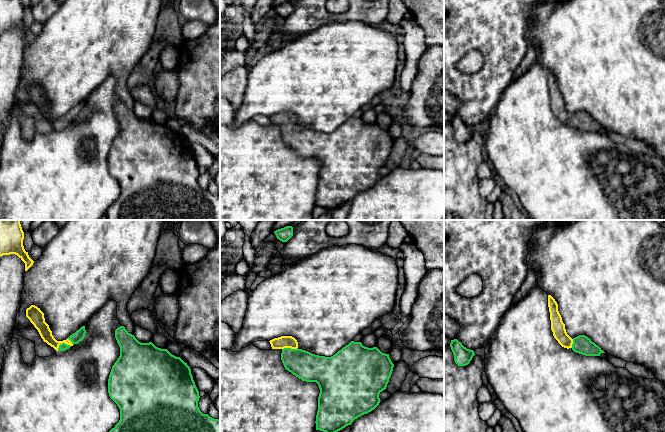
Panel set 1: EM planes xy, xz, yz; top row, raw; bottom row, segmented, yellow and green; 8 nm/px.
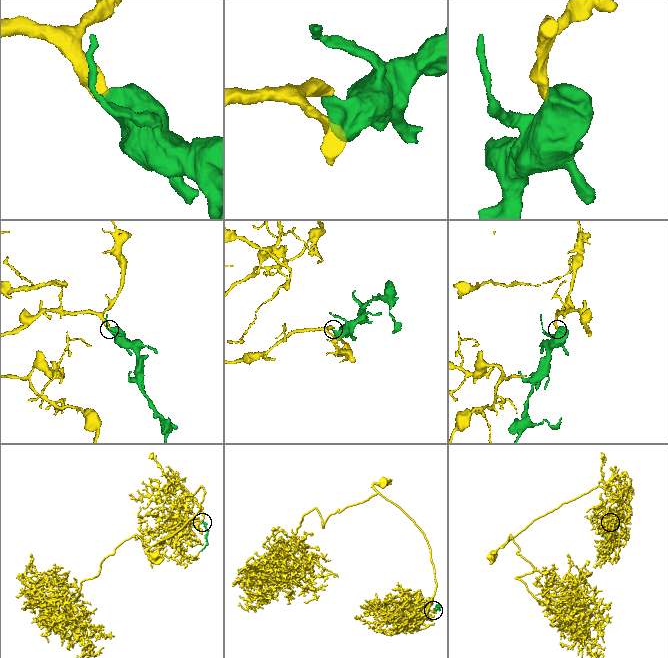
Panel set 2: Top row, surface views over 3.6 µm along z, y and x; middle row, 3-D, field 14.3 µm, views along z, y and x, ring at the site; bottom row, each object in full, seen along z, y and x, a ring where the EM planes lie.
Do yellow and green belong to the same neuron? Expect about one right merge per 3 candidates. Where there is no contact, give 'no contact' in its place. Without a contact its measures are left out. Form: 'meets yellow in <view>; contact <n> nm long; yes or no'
meets yellow in xy; contact 120 nm long; yes

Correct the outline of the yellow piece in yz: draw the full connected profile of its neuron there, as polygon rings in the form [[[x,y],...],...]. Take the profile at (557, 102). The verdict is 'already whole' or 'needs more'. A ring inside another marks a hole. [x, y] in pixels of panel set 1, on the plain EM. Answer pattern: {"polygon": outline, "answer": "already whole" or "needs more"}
{"polygon": [[[548,71],[548,83],[553,112],[562,123],[567,125],[571,124],[574,128],[585,132],[600,132],[601,129],[605,129],[587,112],[579,111],[572,115],[567,110],[565,100],[563,99],[562,93],[558,87],[558,80],[551,71]]], "answer": "needs more"}

